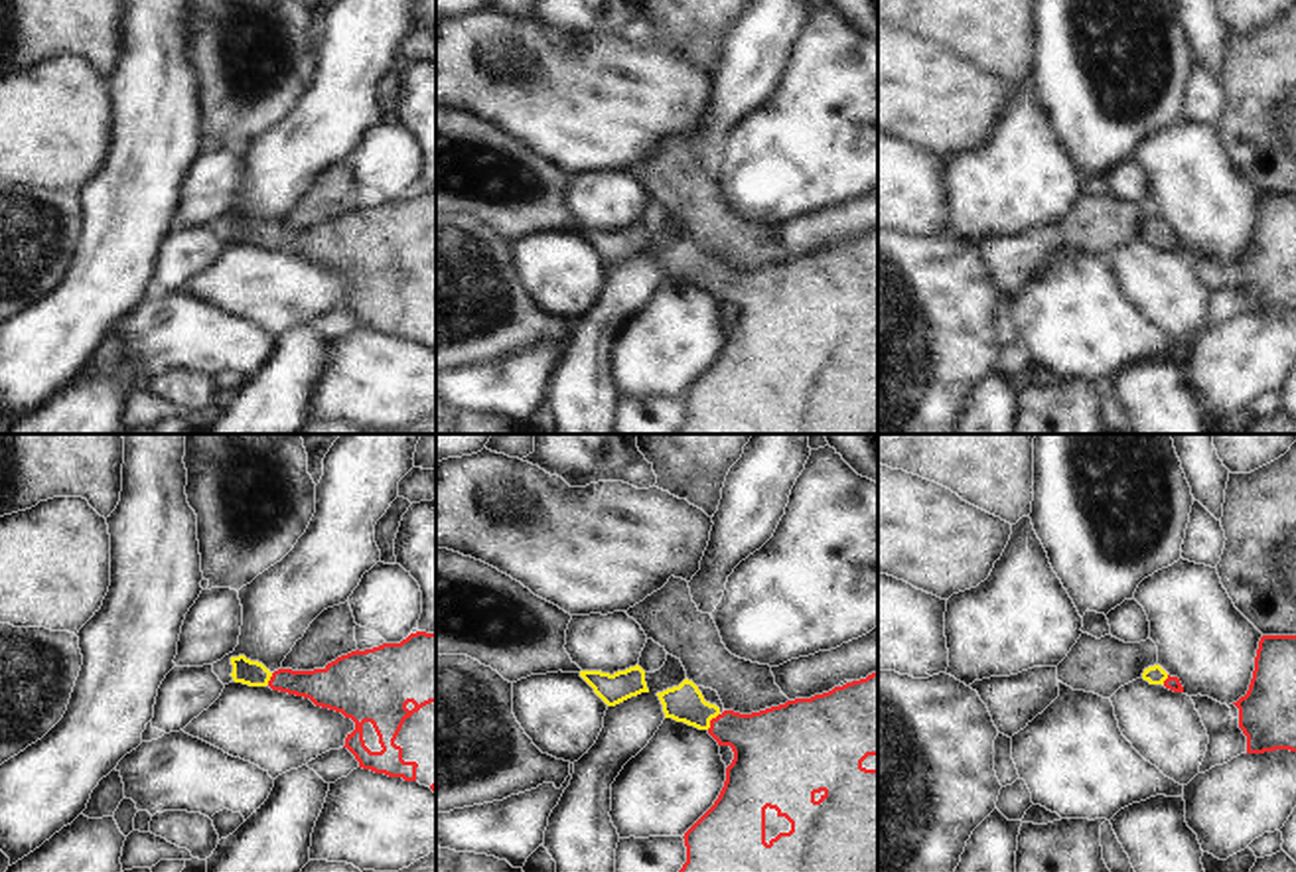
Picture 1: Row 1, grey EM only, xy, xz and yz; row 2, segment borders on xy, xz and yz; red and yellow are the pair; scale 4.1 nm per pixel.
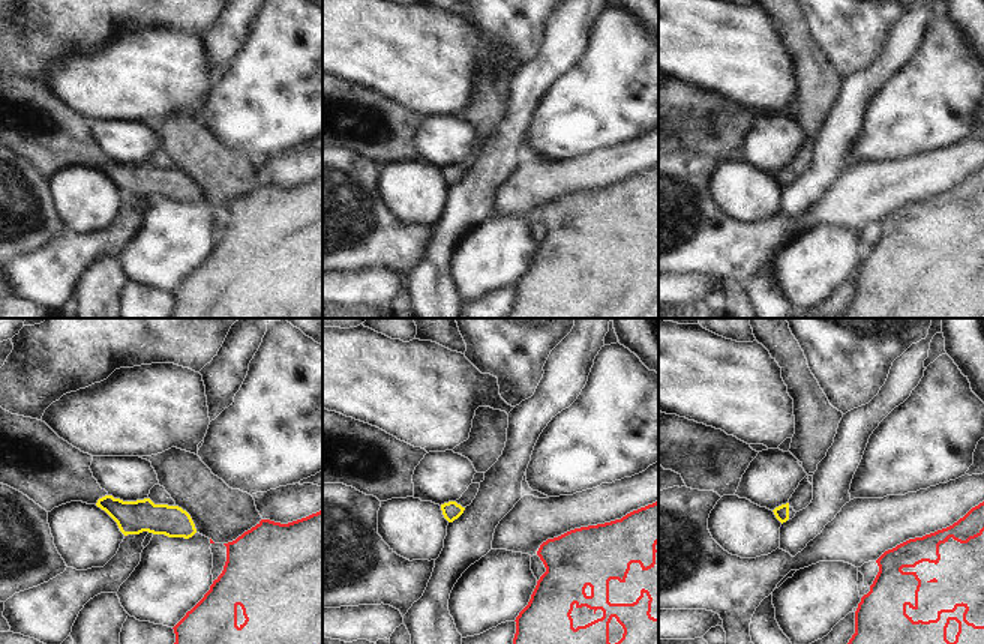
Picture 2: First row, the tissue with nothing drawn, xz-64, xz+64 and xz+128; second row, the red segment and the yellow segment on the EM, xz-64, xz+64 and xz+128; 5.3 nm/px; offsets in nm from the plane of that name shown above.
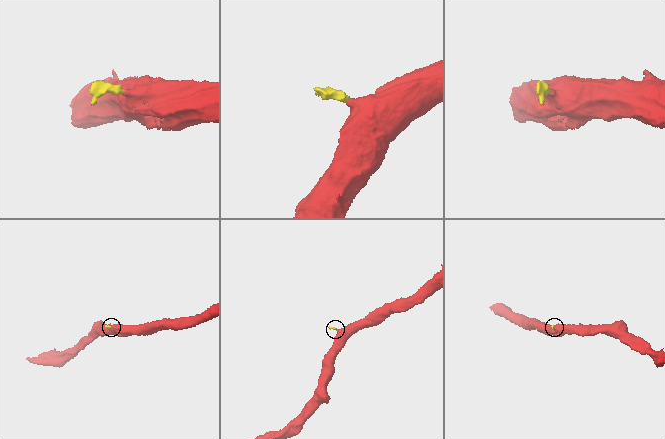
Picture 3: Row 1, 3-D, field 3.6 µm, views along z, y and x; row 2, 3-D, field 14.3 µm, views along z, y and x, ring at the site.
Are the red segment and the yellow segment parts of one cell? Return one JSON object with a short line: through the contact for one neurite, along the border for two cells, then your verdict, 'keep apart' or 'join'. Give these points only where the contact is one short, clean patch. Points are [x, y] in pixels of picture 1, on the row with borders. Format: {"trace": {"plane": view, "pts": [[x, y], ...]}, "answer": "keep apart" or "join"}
{"trace": {"plane": "xz", "pts": [[766, 744], [711, 721], [685, 703]]}, "answer": "join"}

